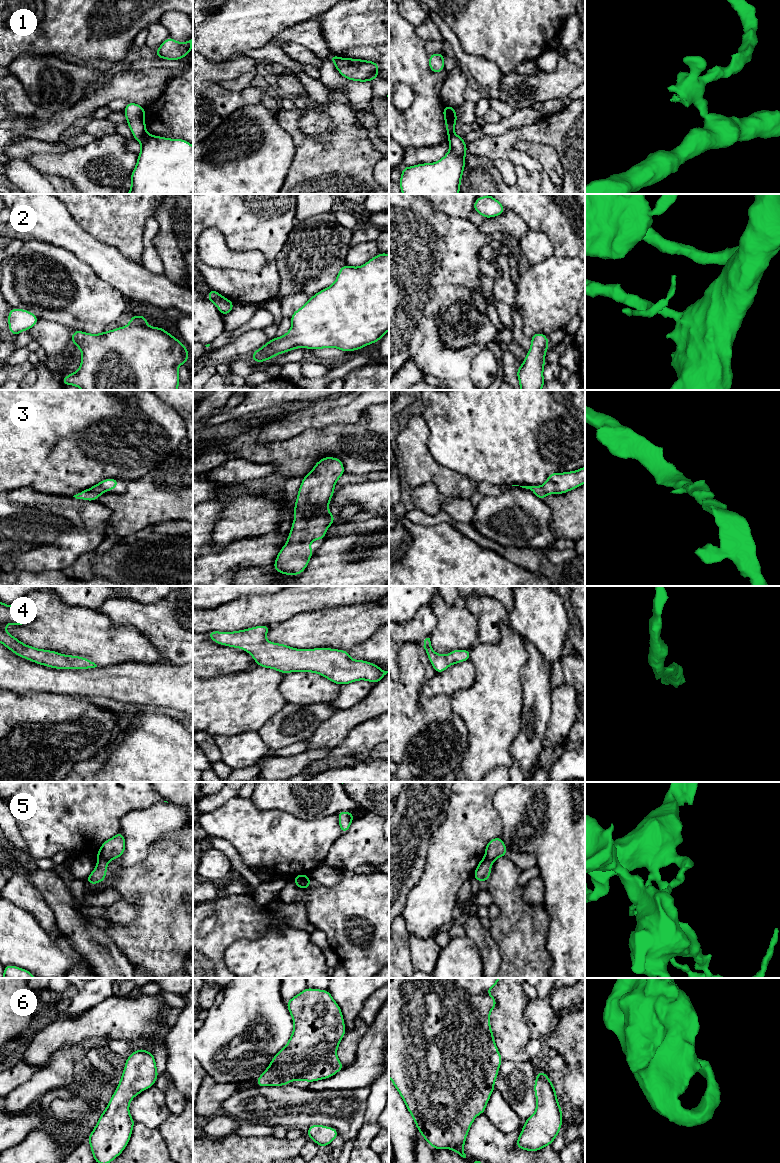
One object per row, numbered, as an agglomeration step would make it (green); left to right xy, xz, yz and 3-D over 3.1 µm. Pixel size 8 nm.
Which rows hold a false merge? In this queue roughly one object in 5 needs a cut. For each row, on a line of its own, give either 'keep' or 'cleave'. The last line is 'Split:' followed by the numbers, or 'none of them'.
1: cleave
2: keep
3: keep
4: keep
5: cleave
6: keep
Split: 1, 5

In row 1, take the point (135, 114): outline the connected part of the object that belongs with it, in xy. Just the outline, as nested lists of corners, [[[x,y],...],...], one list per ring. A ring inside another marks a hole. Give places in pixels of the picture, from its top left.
[[[128,102],[123,112],[134,139],[139,141],[146,134],[145,108],[133,102]]]

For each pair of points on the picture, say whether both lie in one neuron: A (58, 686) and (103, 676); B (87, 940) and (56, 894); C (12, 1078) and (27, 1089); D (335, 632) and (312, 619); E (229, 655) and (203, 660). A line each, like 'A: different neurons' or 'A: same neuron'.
A: same neuron
B: same neuron
C: different neurons
D: same neuron
E: same neuron

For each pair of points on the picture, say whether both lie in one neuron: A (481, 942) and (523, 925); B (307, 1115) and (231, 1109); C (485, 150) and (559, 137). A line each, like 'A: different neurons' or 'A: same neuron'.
A: different neurons
B: same neuron
C: same neuron

